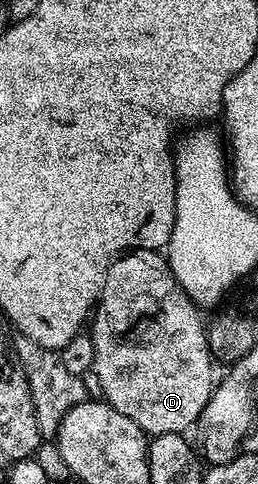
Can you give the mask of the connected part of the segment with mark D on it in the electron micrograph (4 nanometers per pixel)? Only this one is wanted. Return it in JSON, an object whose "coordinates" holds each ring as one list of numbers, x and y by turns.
{"coordinates":[[152,249,126,251,107,271,101,297,91,317,94,345,91,373,97,376,100,396,115,407,119,415,127,415,127,419,134,421,146,435,184,434,188,425,189,428,196,426,203,407,213,394,215,358,209,352,209,334,203,317,201,321,201,313,199,306,183,291,169,270,168,260,160,252]]}

